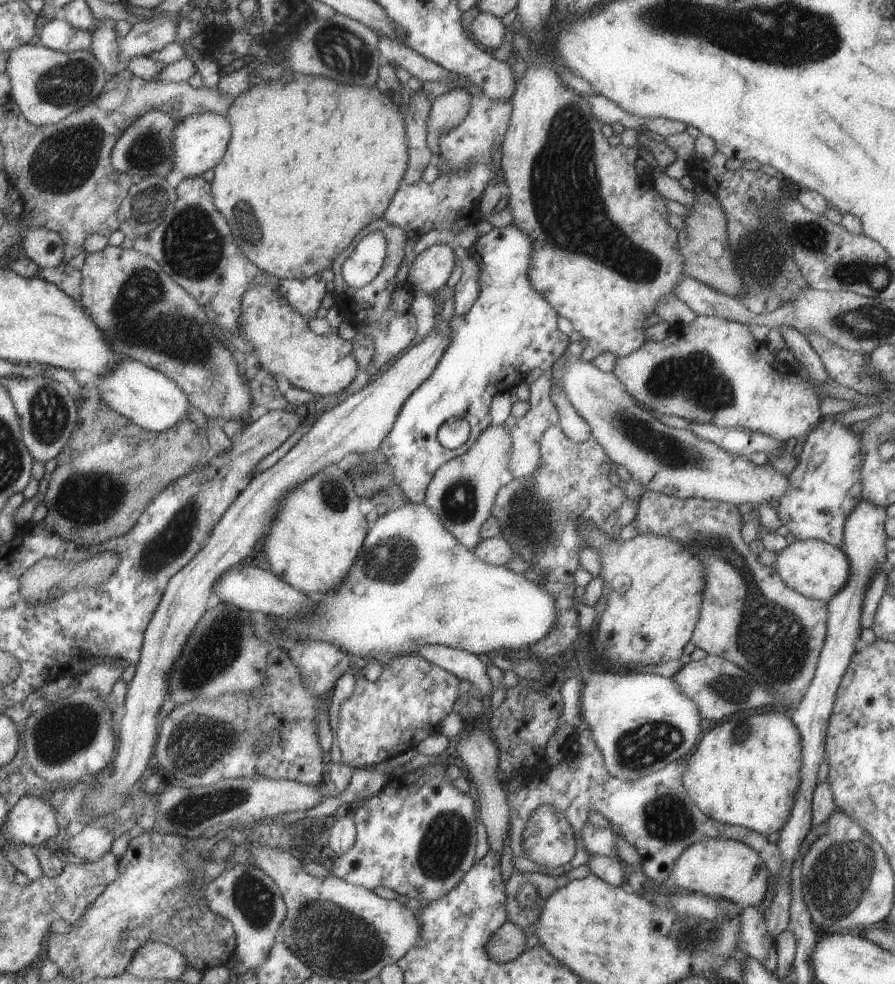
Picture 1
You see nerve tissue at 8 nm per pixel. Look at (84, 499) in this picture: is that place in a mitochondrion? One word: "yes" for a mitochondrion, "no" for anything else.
yes

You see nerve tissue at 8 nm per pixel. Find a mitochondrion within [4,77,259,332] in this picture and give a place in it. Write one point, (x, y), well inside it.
(65, 160)

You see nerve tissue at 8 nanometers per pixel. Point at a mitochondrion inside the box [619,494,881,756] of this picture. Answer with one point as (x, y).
(762, 617)

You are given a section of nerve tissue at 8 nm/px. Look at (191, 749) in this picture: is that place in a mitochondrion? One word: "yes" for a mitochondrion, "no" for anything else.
yes

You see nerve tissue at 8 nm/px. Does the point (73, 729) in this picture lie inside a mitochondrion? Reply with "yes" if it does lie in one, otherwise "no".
yes

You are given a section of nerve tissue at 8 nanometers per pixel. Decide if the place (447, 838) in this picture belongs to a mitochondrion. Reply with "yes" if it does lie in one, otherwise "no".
yes

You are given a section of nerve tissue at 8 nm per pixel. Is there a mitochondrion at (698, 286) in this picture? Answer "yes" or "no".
no

